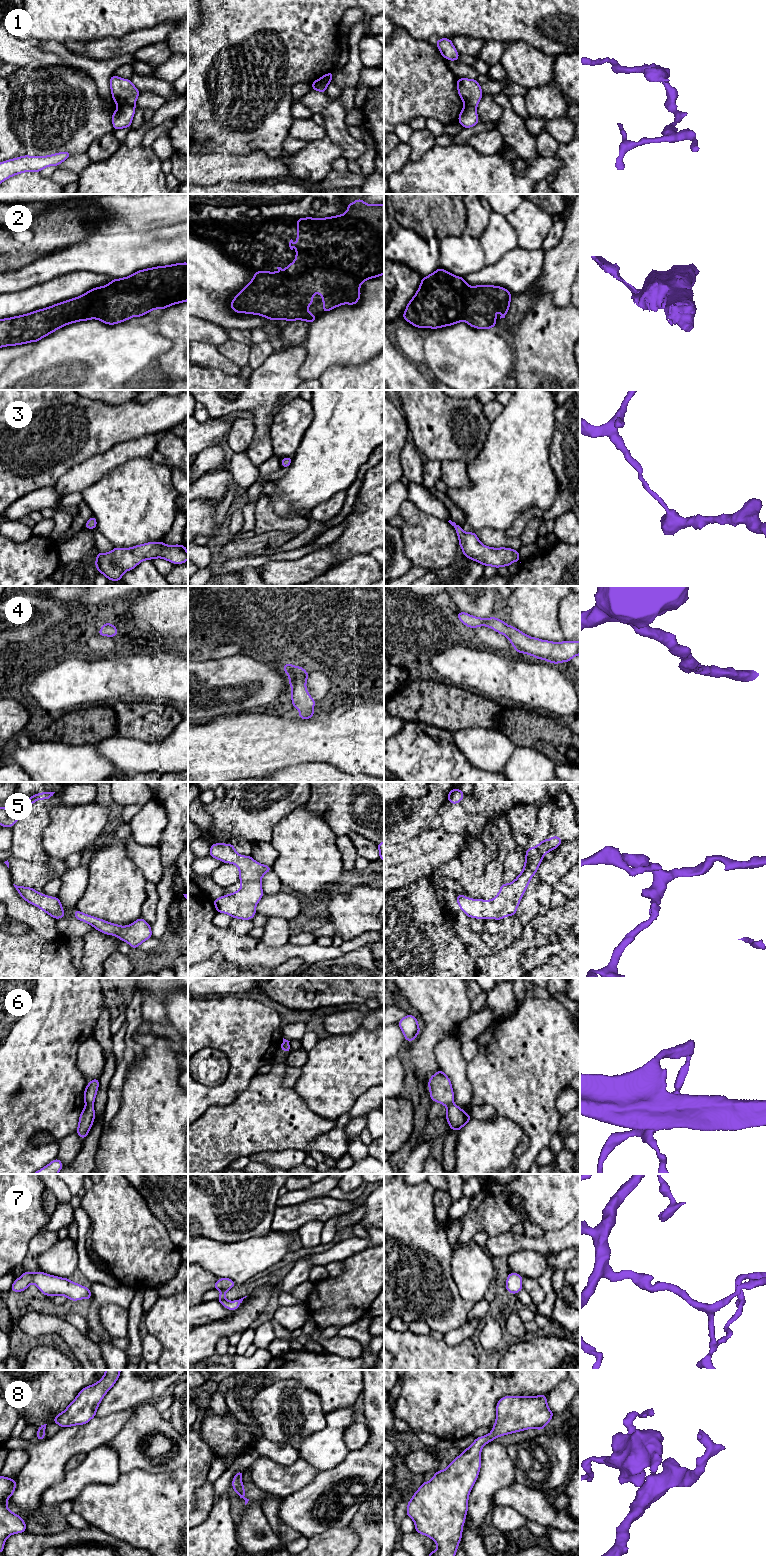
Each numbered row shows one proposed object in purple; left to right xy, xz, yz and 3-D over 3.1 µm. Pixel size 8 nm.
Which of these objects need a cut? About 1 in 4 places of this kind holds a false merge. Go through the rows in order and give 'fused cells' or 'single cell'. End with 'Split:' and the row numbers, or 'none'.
1: fused cells
2: fused cells
3: single cell
4: single cell
5: single cell
6: fused cells
7: single cell
8: single cell
Split: 1, 2, 6

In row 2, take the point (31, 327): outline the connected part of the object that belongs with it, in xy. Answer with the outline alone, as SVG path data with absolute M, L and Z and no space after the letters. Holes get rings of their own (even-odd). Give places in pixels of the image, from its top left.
M105 286L95 287L76 298L44 309L0 319L0 348L38 342L59 328L78 321L97 319L105 324L122 322L120 316L108 317Z

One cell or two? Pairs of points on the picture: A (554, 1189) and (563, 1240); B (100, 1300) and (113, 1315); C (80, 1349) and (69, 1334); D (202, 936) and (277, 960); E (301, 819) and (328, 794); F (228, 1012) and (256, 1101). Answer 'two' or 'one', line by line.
A: two
B: two
C: one
D: one
E: two
F: two

